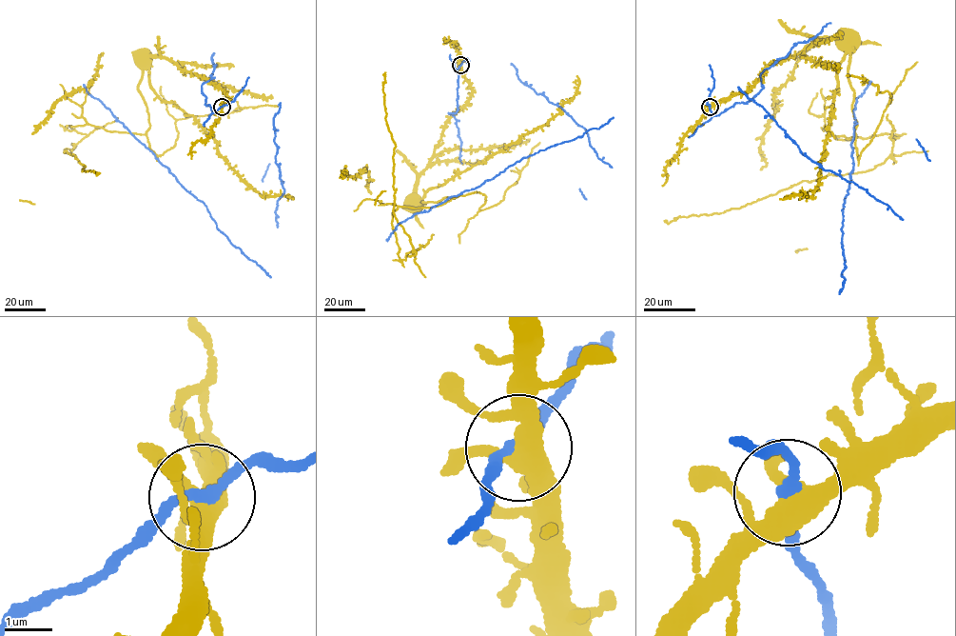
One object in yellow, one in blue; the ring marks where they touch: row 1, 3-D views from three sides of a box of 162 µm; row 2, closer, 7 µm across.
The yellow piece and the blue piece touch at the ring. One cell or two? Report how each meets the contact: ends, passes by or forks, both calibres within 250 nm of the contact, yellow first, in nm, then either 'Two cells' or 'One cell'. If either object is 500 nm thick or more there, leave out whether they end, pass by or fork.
At the ring yellow forks. At the ring blue passes by. Thickness 400 nm (yellow) against 220 nm. Two cells

